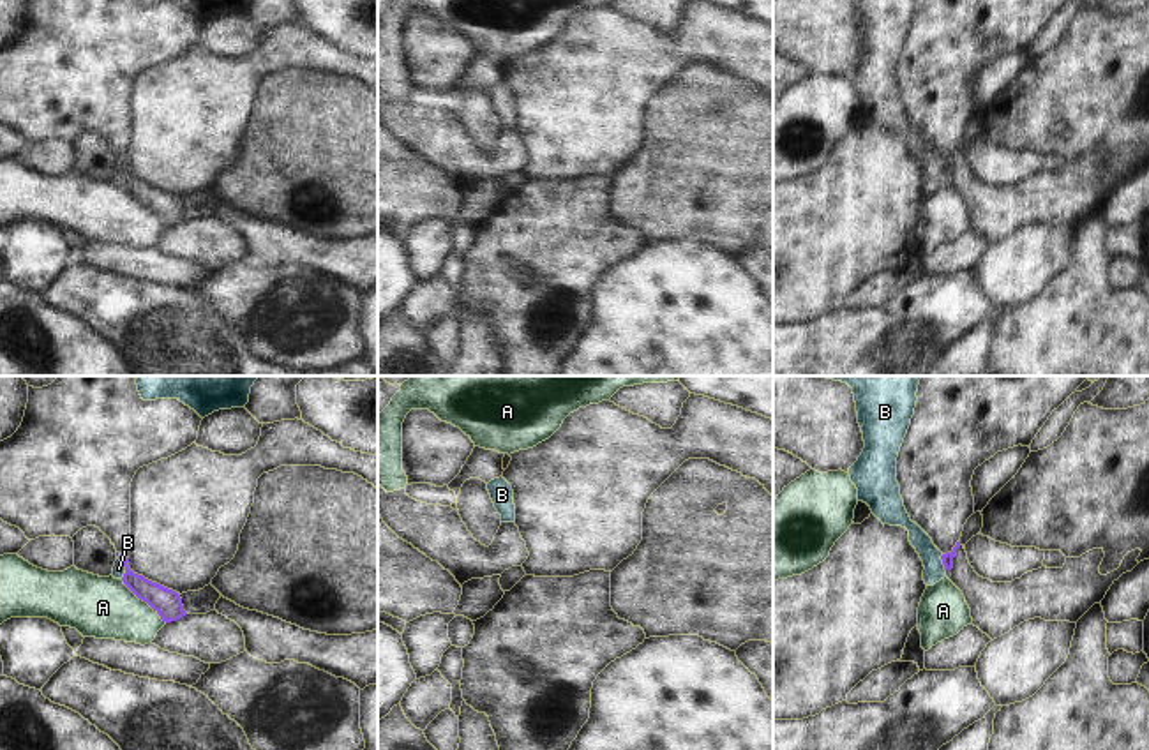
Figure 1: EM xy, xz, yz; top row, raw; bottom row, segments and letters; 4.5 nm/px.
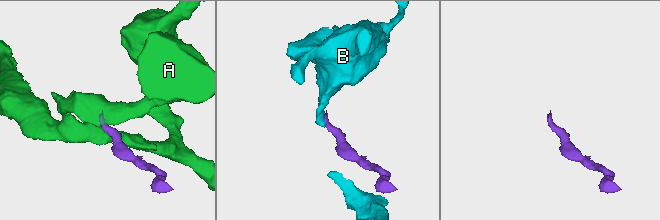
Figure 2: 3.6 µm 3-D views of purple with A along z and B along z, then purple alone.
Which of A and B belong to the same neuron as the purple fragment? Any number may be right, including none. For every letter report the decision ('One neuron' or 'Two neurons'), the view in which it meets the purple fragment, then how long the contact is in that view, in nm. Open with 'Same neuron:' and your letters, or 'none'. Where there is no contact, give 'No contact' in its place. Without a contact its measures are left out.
Same neuron: none
A: Two neurons. Touches purple in xy. Shared border 300 nm
B: Two neurons. Touches purple in xy. Shared border 110 nm.

